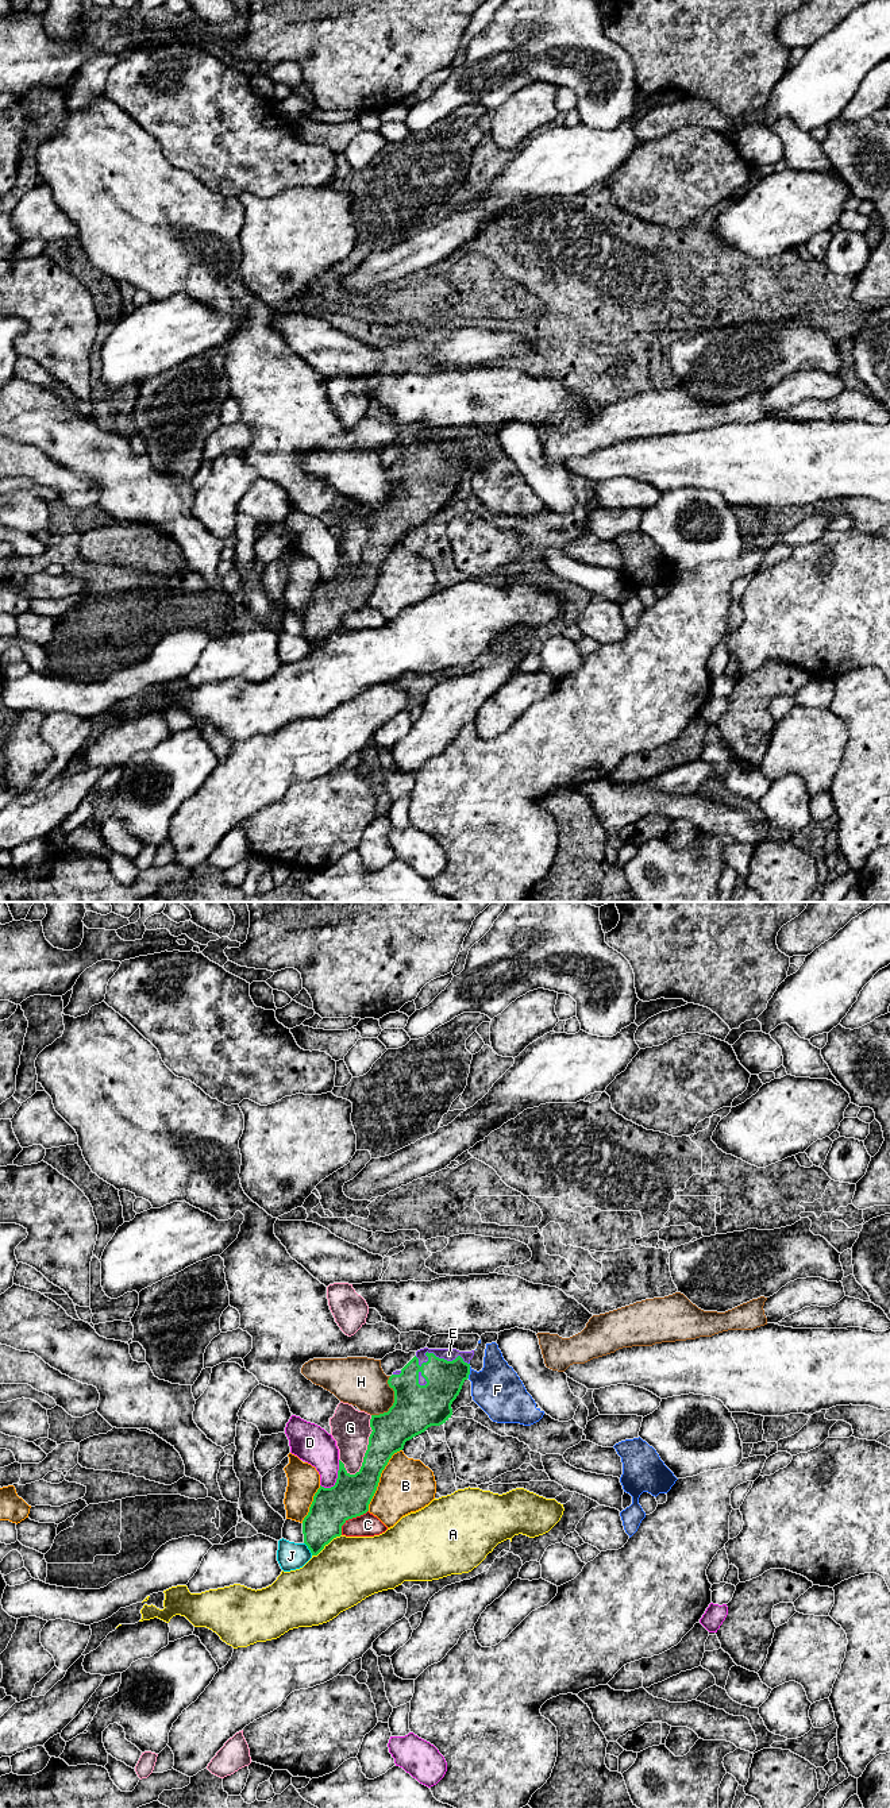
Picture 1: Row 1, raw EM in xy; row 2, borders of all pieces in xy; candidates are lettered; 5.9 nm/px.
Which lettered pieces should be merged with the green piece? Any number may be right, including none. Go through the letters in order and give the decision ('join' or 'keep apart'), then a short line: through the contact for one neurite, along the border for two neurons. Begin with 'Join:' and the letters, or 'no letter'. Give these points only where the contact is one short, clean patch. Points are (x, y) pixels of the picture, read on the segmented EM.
Join: E
A: keep apart
B: keep apart
C: keep apart; line xy (368, 1510), (350, 1518), (342, 1526), (341, 1534)
D: keep apart
E: join
F: keep apart
G: keep apart
H: keep apart
J: keep apart; line xy (304, 1542), (312, 1554)

